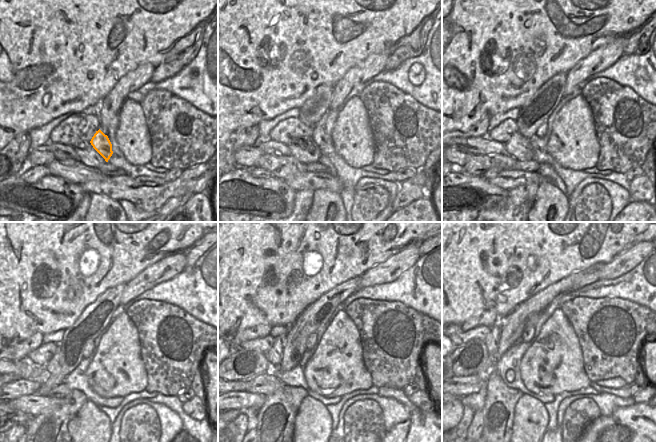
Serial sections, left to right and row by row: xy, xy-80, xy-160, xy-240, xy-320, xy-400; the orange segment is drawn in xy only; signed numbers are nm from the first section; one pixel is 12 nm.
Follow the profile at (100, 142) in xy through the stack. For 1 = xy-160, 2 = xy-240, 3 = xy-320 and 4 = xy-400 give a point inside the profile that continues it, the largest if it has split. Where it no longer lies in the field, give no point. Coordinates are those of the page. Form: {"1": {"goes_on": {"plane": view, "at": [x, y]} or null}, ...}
{"1": {"goes_on": {"plane": "xy-160", "at": [541, 131]}}, "2": {"goes_on": {"plane": "xy-240", "at": [89, 348]}}, "3": {"goes_on": {"plane": "xy-320", "at": [312, 342]}}, "4": {"goes_on": {"plane": "xy-400", "at": [528, 333]}}}

